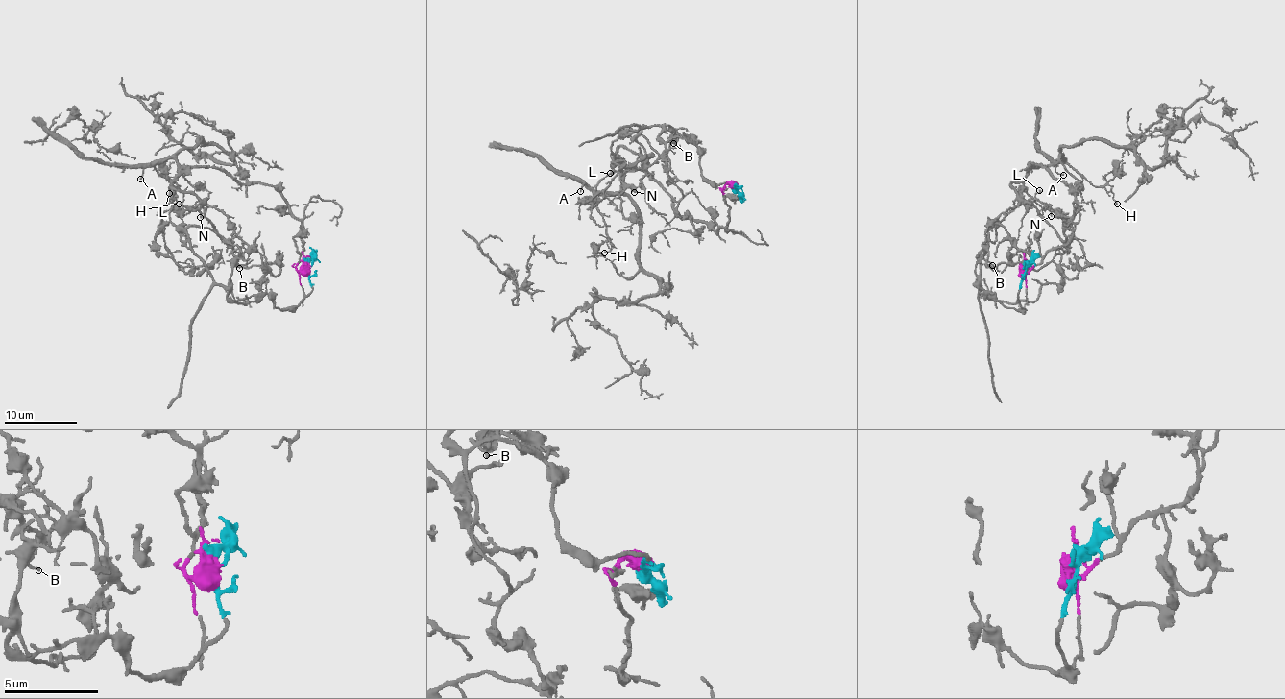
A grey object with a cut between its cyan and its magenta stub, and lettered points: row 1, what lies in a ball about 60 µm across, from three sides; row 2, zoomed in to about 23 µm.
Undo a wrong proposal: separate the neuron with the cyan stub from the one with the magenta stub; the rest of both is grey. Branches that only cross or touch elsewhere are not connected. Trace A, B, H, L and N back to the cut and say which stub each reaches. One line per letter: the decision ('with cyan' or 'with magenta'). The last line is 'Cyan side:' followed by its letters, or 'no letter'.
A: with magenta
B: with cyan
H: with magenta
L: with magenta
N: with cyan
Cyan side: B, N

